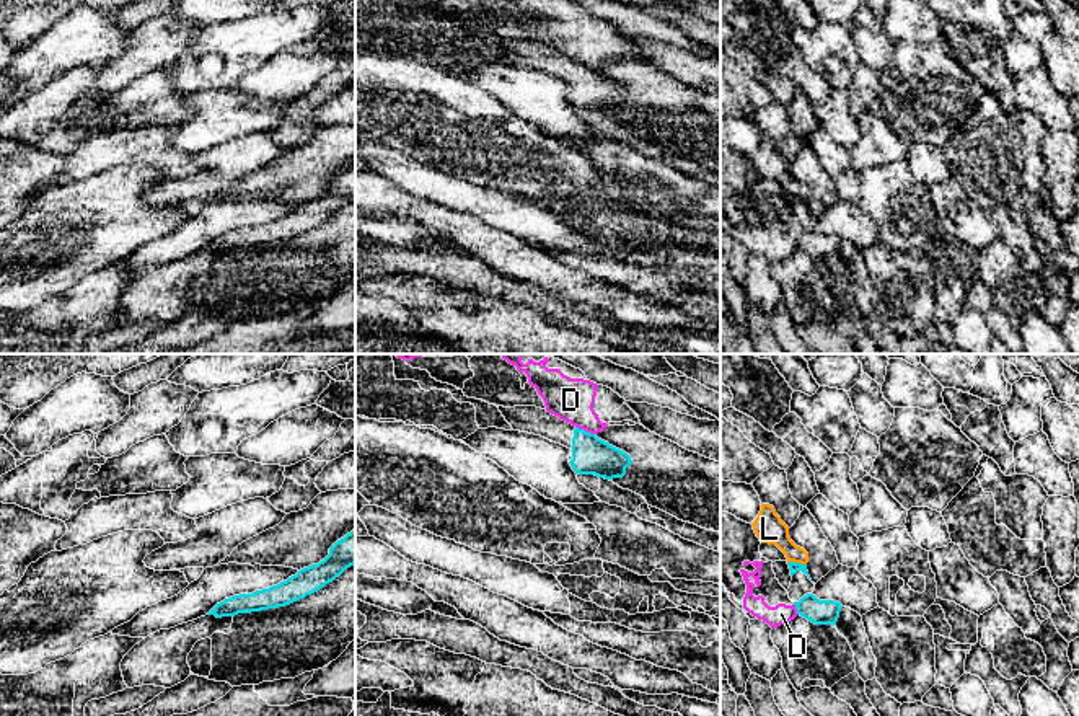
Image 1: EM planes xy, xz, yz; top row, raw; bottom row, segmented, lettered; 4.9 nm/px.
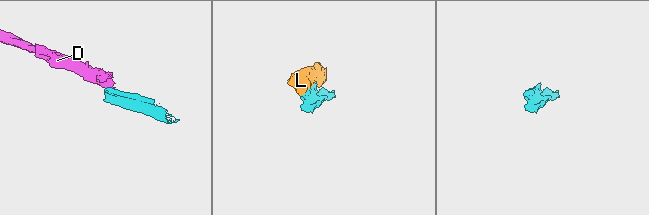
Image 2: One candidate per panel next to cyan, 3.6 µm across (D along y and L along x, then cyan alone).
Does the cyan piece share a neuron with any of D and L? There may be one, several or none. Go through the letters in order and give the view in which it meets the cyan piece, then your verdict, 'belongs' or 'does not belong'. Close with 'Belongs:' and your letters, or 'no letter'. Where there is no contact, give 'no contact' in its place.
D: xz | does not belong
L: yz | does not belong
Belongs: no letter

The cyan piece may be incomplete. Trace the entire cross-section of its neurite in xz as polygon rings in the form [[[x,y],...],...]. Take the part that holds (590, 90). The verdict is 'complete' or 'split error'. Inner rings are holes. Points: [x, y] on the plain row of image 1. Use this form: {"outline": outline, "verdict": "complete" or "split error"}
{"outline": [[[536,41],[497,42],[513,65],[541,70],[567,82],[570,85],[569,98],[579,109],[595,109],[605,114],[623,113],[632,98],[626,86],[546,44]]], "verdict": "split error"}

